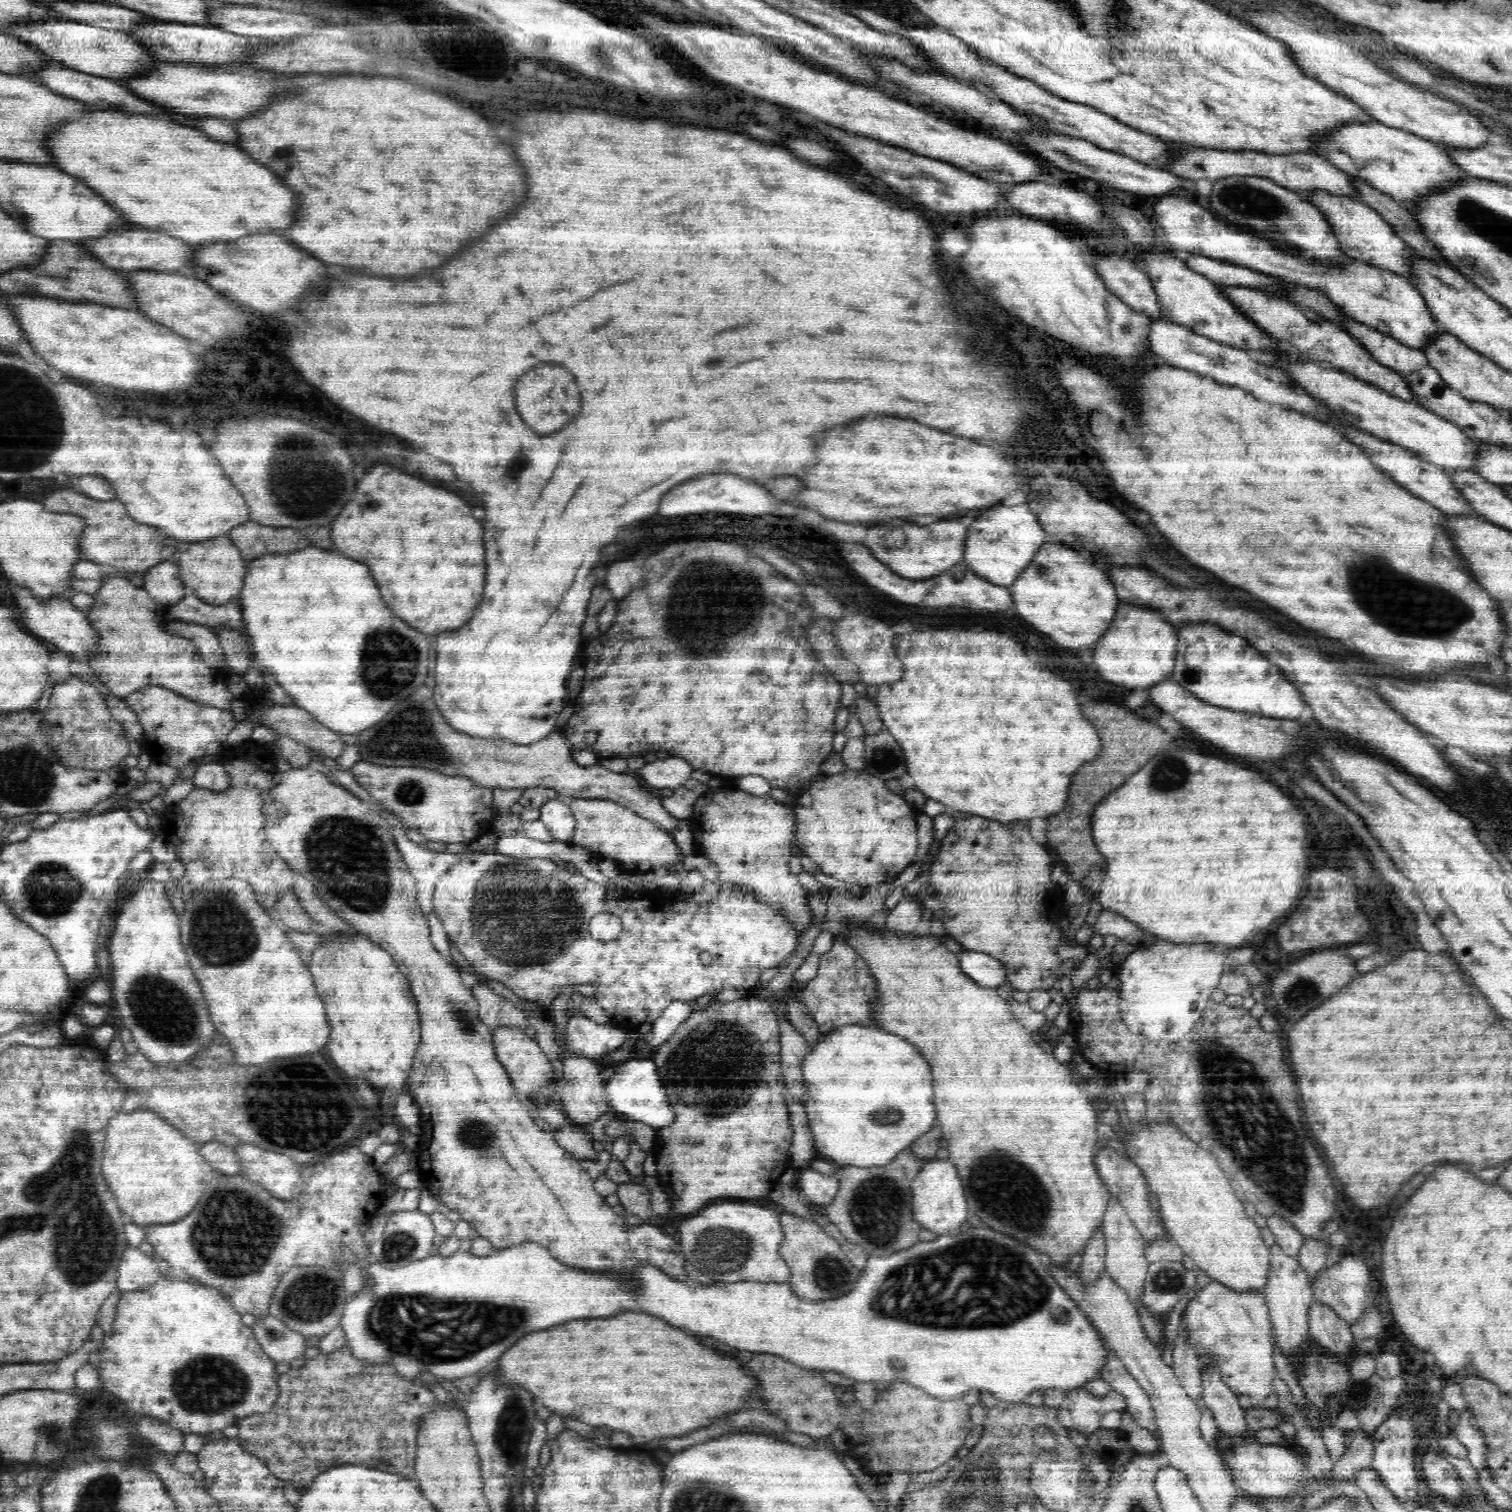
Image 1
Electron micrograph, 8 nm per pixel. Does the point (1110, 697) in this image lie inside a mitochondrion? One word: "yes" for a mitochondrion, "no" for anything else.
no

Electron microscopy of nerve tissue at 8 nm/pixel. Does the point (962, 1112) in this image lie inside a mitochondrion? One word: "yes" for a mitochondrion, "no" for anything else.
no

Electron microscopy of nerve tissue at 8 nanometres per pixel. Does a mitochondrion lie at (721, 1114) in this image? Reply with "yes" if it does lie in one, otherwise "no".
no

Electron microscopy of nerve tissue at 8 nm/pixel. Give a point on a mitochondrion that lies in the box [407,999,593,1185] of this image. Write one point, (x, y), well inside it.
(482, 1142)

